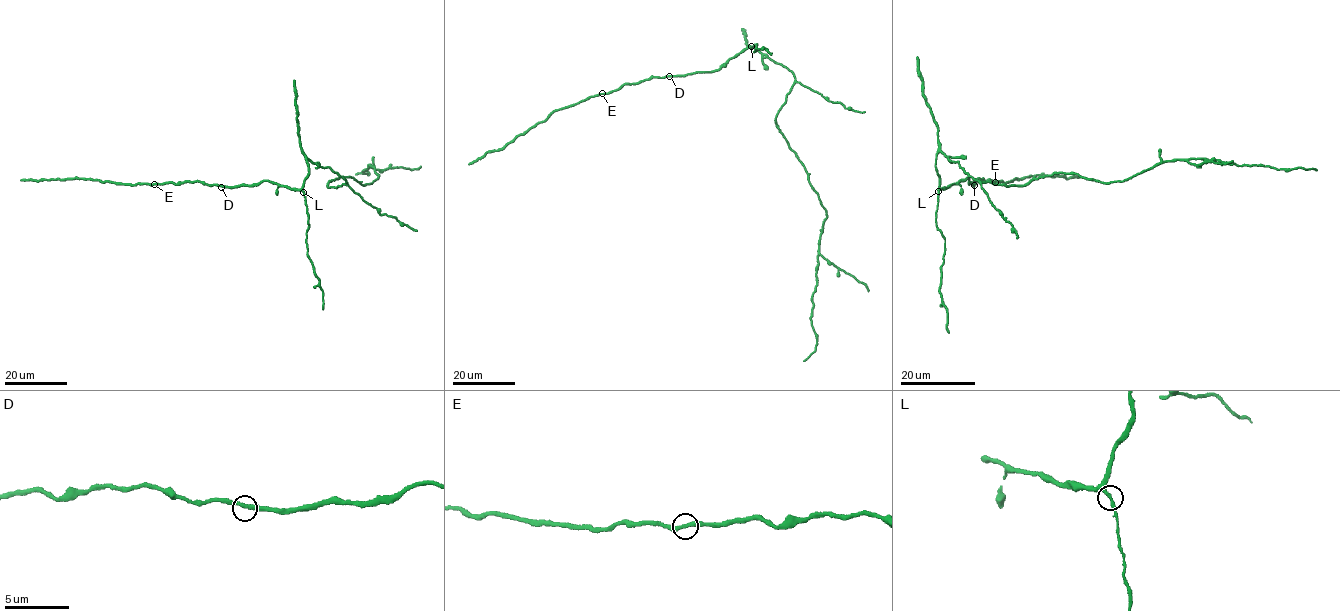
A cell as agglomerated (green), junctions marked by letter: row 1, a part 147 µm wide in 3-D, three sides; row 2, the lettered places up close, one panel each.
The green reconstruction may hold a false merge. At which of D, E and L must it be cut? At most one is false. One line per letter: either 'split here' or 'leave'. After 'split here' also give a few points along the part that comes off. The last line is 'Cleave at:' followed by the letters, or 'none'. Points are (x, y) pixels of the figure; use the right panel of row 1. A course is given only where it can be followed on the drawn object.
D: leave
E: leave
L: leave
Cleave at: none

